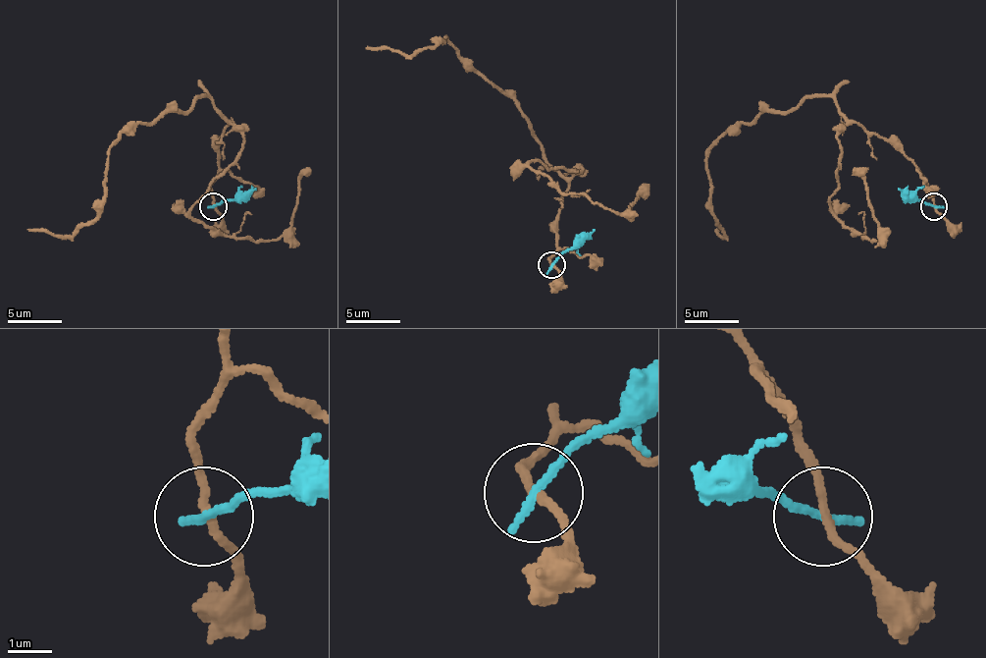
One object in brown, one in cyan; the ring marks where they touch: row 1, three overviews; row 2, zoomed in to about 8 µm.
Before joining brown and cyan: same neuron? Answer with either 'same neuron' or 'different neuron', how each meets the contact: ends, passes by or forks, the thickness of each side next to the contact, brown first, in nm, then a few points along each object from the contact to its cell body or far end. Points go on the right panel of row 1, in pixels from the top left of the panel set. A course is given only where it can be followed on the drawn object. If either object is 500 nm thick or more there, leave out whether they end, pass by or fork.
different neuron | brown passes by | cyan ends | 180/240 nm | brown via (933, 205), (919, 170), (829, 96), (810, 96), (736, 123), (709, 150), (709, 208), (725, 236), (717, 230) | cyan via (933, 205), (908, 199), (898, 189)

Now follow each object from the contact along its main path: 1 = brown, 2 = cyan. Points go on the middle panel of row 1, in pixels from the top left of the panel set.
1: (551, 264), (556, 215), (567, 188), (545, 160), (518, 103), (469, 67), (447, 40), (409, 56), (365, 48)
2: (551, 264), (595, 229)

